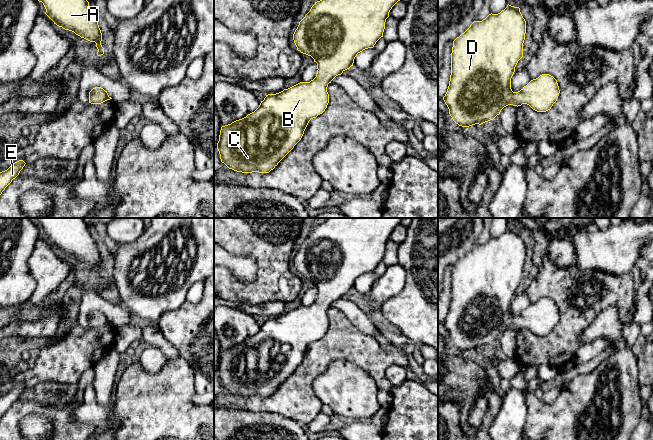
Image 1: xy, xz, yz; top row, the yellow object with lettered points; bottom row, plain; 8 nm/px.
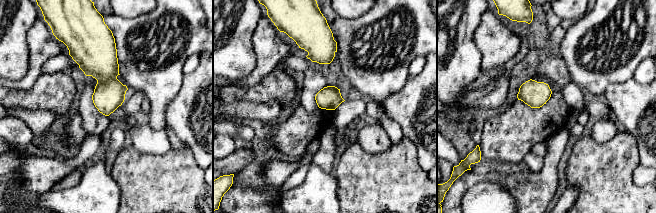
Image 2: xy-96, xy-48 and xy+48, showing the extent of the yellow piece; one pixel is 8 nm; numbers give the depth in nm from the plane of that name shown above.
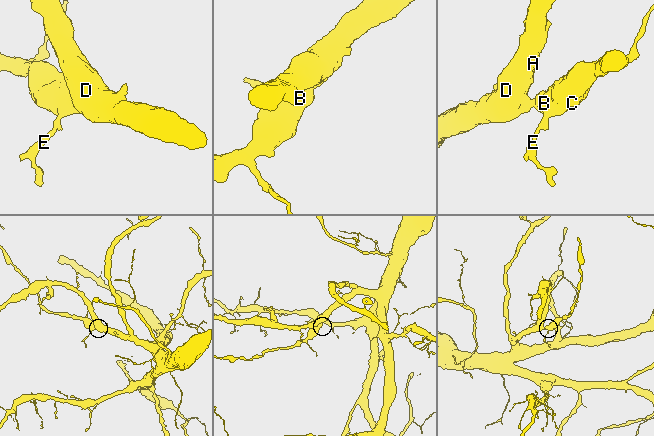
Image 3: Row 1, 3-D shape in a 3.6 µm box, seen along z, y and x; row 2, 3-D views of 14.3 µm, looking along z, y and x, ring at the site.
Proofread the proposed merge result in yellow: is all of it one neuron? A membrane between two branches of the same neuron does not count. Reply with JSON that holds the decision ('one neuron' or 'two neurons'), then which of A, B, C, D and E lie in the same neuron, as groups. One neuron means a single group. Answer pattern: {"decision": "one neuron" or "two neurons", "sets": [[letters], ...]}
{"decision": "one neuron", "sets": [["A", "B", "C", "D", "E"]]}

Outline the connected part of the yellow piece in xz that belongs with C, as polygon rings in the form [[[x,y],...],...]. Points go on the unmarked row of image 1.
[[[327,218],[326,221],[320,225],[315,226],[311,231],[310,235],[305,239],[305,241],[299,246],[297,253],[293,258],[293,264],[297,271],[297,274],[303,278],[311,280],[314,283],[314,286],[317,287],[317,298],[316,301],[310,306],[300,306],[288,313],[276,318],[268,318],[261,325],[259,331],[252,337],[248,338],[246,341],[236,344],[231,348],[221,351],[219,365],[217,367],[217,373],[220,378],[221,386],[224,387],[229,393],[232,393],[237,396],[242,397],[269,397],[273,394],[278,387],[294,372],[294,370],[301,364],[304,355],[313,342],[316,342],[318,339],[322,338],[329,327],[329,318],[327,316],[328,308],[338,299],[341,299],[345,294],[353,290],[354,283],[358,277],[362,276],[365,273],[373,272],[376,266],[383,261],[383,256],[385,253],[386,243],[389,241],[389,236],[392,231],[401,224],[402,218]]]

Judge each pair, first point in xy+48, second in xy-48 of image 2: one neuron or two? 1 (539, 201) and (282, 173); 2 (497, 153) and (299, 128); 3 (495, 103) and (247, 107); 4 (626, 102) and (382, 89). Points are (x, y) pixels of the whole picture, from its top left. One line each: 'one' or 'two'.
1: two
2: one
3: one
4: two

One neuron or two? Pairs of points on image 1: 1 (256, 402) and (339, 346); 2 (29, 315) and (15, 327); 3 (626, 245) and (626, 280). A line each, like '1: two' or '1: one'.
1: one
2: two
3: two

